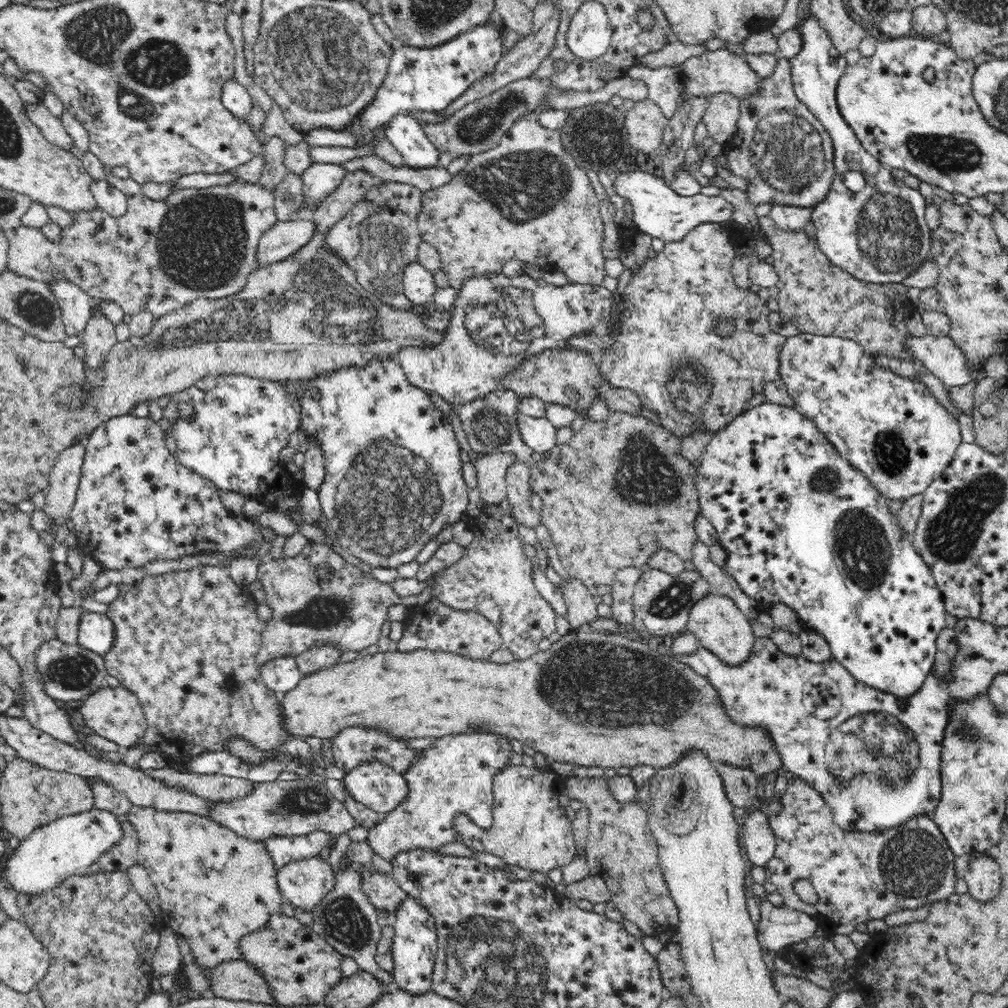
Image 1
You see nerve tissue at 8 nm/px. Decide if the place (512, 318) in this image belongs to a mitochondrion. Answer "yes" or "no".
yes

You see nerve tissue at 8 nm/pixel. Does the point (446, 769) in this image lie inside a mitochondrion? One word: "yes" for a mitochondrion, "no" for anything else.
yes

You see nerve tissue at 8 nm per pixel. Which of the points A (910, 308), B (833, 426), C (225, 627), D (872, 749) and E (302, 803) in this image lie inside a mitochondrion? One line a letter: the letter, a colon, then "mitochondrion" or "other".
A: other
B: other
C: other
D: mitochondrion
E: mitochondrion

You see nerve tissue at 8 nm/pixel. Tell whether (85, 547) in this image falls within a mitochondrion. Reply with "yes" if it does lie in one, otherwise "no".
no

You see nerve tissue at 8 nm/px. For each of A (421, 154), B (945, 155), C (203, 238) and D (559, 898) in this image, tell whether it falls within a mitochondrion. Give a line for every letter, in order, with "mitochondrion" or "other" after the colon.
A: other
B: mitochondrion
C: mitochondrion
D: other

